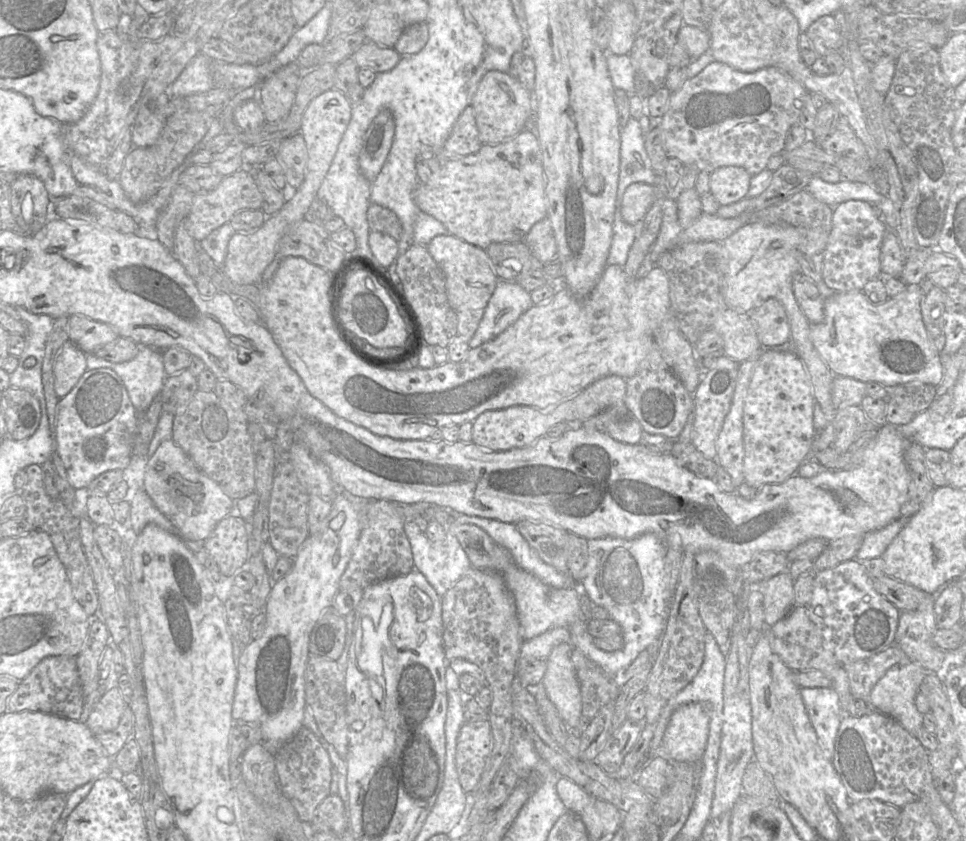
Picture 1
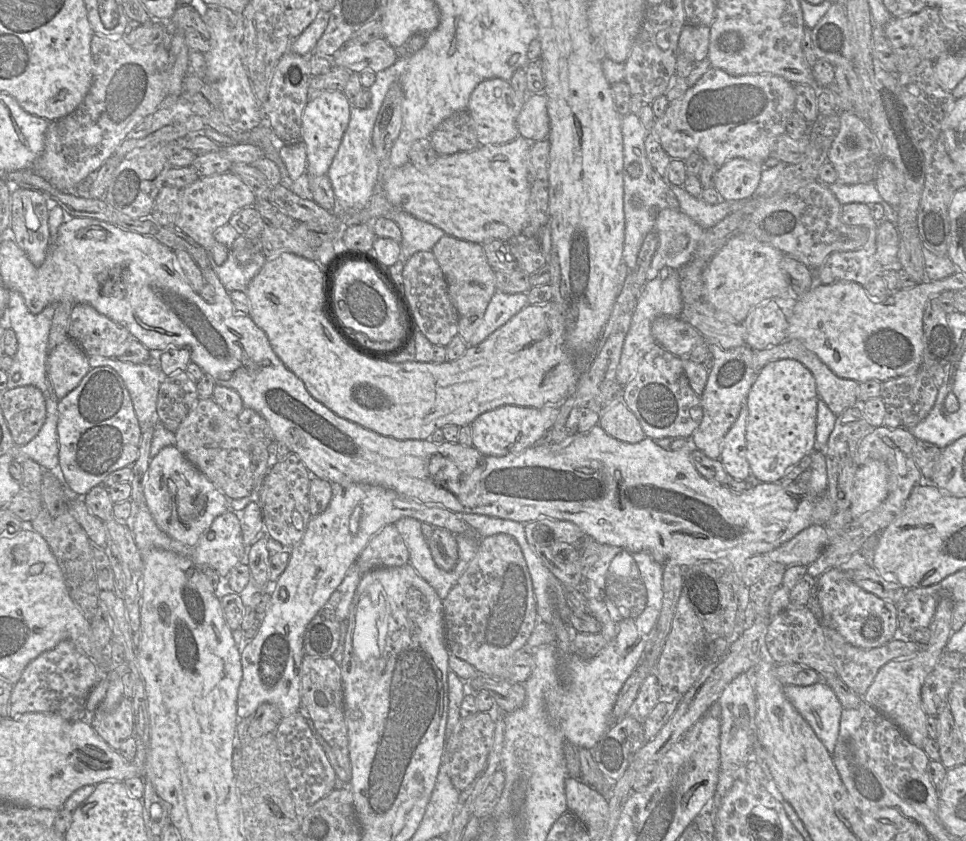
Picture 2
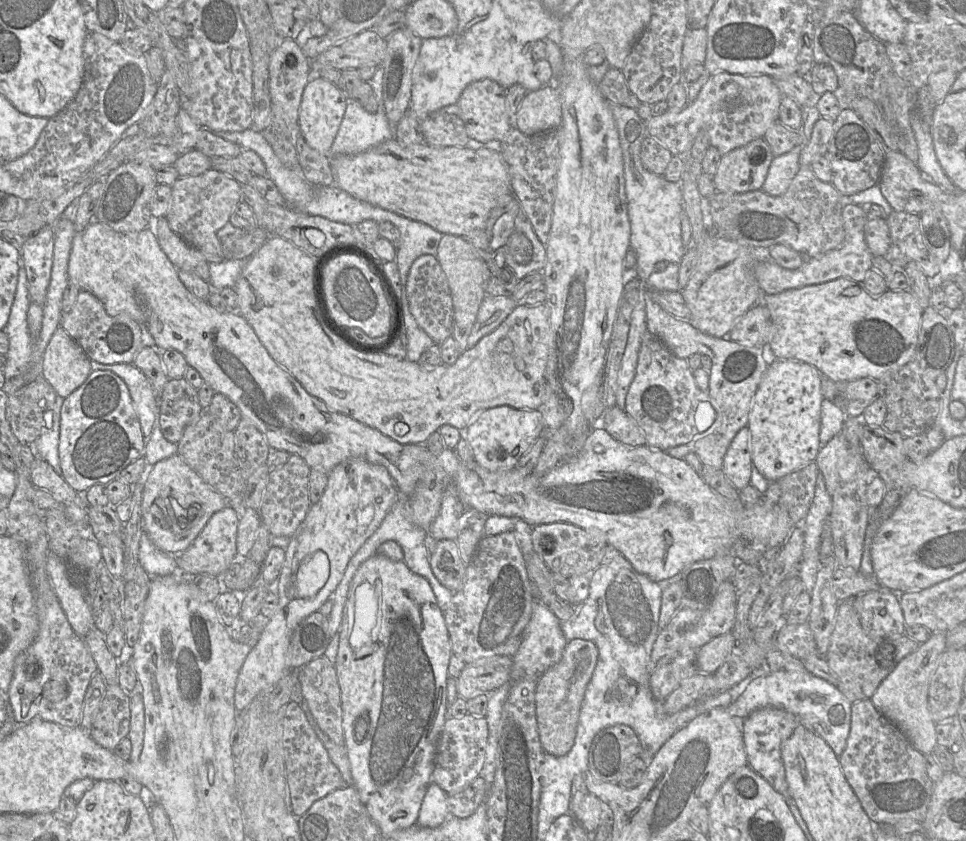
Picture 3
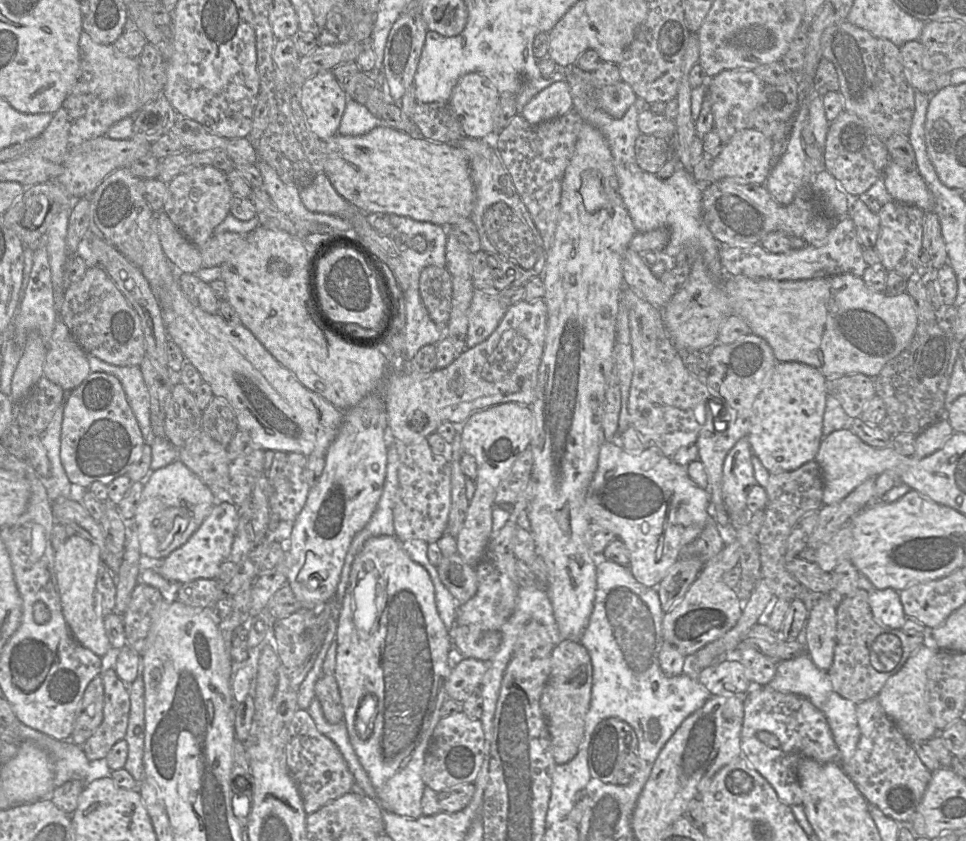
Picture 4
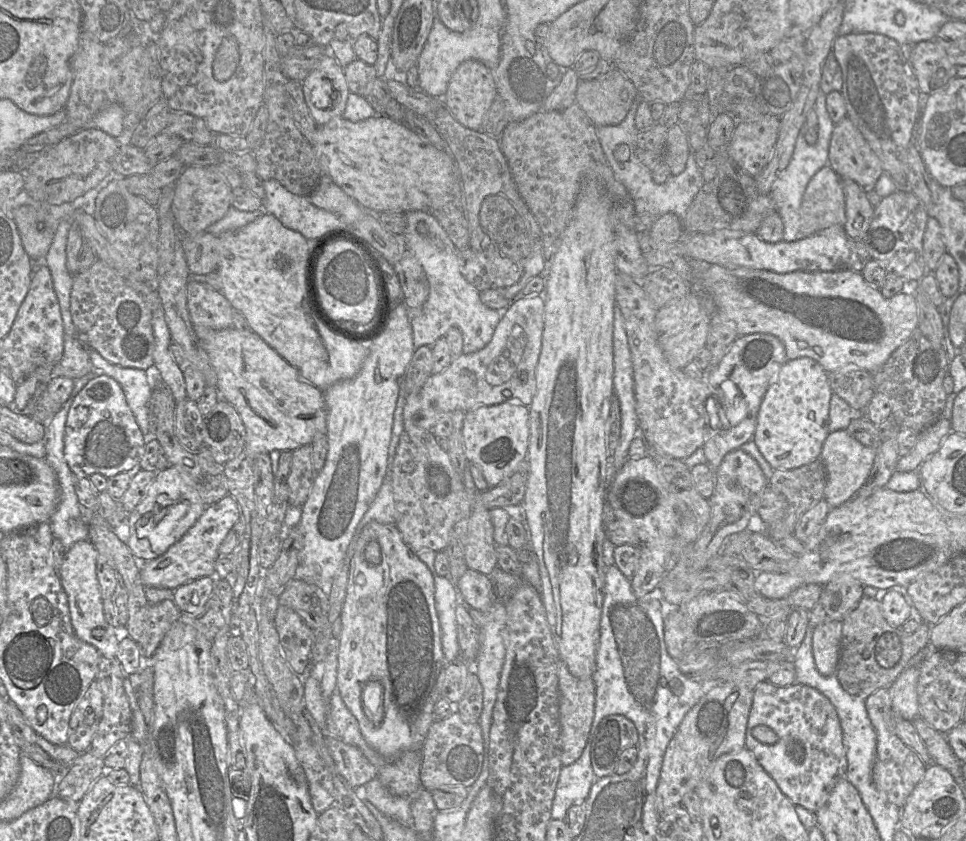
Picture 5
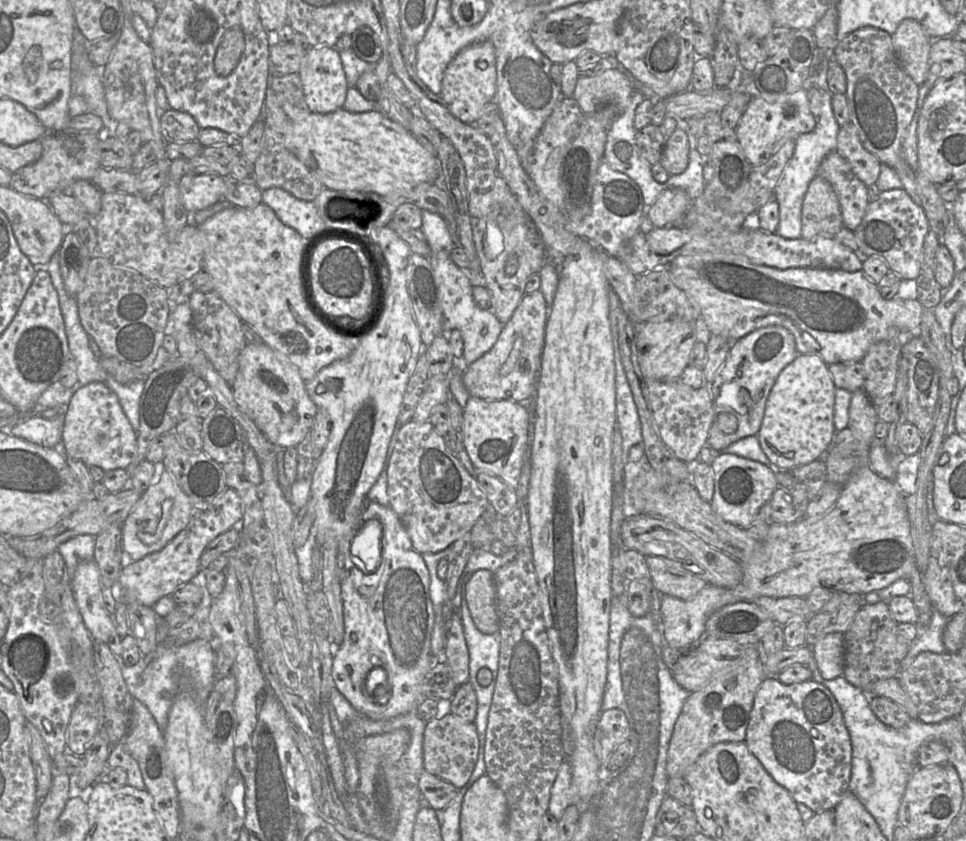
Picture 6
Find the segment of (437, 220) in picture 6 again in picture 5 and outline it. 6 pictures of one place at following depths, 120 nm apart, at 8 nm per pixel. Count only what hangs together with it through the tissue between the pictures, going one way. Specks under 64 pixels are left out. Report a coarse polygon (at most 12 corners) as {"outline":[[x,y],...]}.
{"outline":[[428,211],[406,212],[406,247],[429,295],[411,311],[414,349],[460,329],[485,347],[502,312],[484,305]]}

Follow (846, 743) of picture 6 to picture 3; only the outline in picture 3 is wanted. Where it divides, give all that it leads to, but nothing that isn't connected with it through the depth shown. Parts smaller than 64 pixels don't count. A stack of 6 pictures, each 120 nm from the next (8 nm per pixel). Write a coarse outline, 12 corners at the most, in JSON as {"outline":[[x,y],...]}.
{"outline":[[779,708],[742,723],[748,765],[790,797],[781,744],[801,724]]}

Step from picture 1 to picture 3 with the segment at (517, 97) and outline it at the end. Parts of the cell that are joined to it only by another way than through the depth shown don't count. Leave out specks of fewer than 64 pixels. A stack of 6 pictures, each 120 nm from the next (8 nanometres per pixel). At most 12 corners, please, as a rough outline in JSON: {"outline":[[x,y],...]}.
{"outline":[[472,82],[457,105],[470,139],[502,141],[513,126],[506,88]]}

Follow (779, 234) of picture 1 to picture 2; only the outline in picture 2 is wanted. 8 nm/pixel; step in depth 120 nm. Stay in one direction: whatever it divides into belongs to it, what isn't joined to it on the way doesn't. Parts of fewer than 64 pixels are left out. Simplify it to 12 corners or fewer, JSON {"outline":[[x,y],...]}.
{"outline":[[751,234],[707,263],[704,299],[742,323],[760,302],[795,303],[784,254]]}

